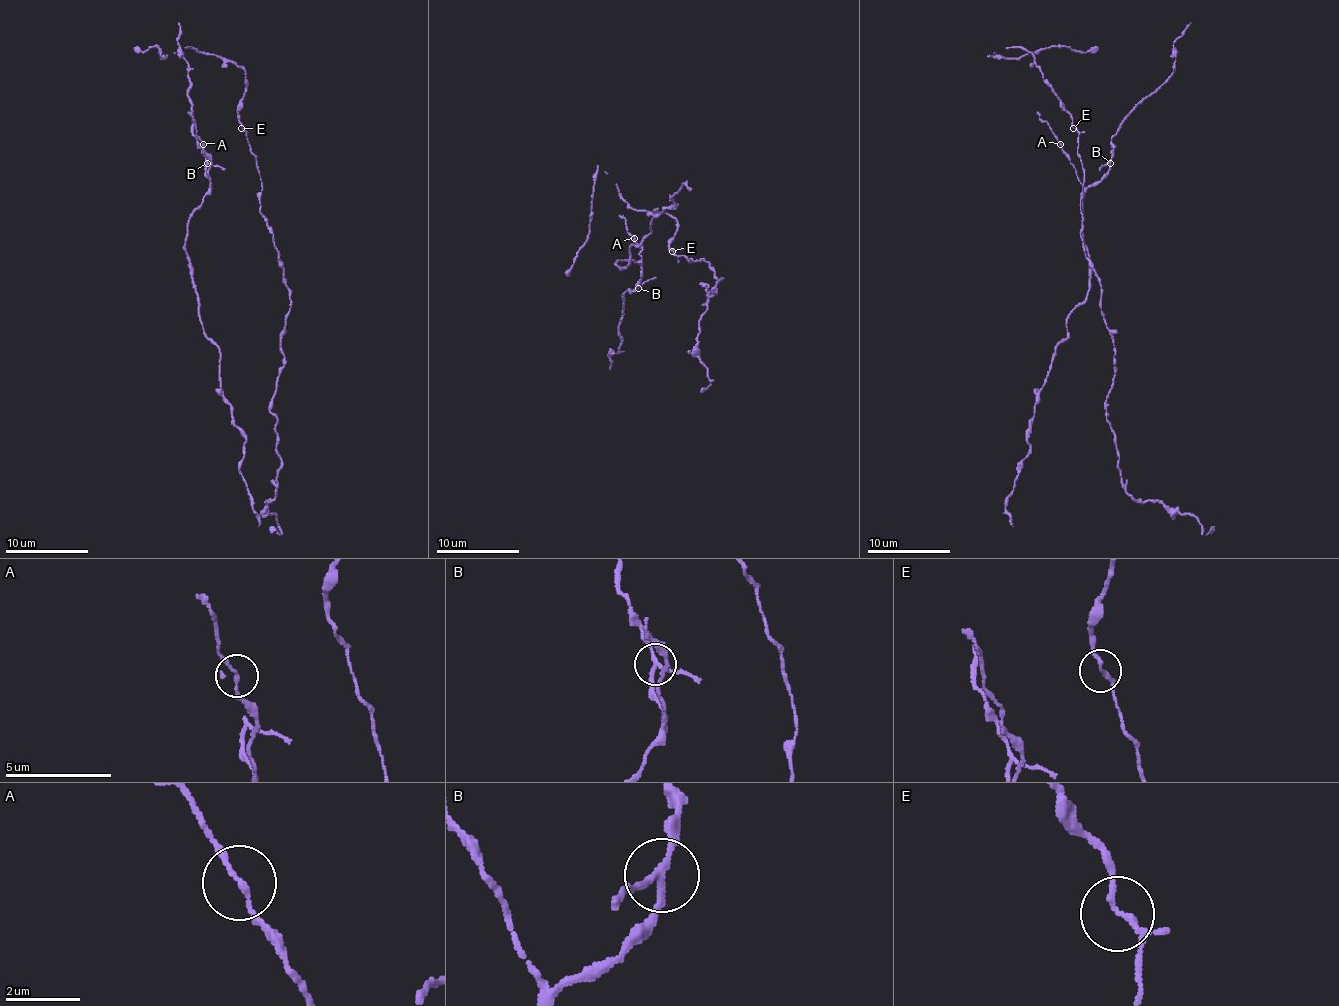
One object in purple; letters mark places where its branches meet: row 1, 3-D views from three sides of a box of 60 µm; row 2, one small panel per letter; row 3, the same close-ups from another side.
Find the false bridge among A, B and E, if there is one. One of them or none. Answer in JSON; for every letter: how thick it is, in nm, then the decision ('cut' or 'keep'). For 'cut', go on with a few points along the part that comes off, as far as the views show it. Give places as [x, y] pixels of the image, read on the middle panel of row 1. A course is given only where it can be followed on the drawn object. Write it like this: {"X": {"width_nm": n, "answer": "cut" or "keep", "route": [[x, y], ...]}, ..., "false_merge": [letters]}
{"A": {"width_nm": 140, "answer": "keep"}, "B": {"width_nm": 170, "answer": "keep"}, "E": {"width_nm": 120, "answer": "keep"}, "false_merge": []}

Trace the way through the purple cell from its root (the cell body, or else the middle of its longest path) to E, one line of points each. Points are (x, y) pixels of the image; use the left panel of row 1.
E: (256, 169), (256, 156), (250, 150), (242, 127)

